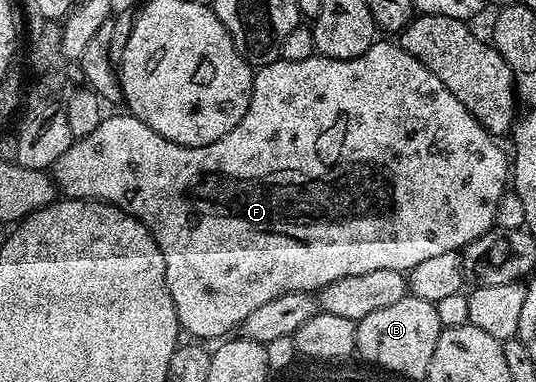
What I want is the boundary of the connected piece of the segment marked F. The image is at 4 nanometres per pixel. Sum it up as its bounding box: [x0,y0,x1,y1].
[51,41,511,340]

